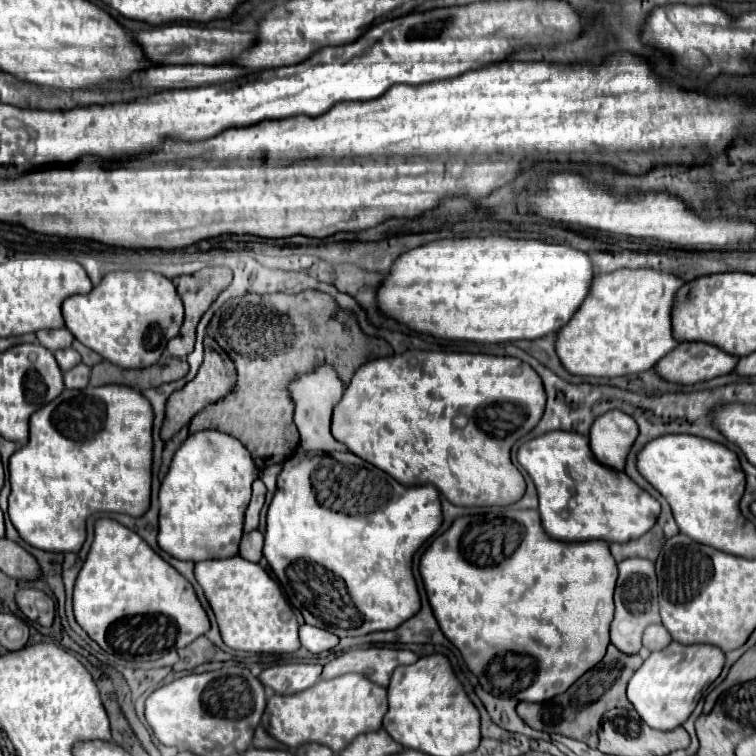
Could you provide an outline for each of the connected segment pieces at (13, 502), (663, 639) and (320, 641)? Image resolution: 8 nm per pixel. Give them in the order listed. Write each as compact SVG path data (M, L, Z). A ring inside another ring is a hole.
M102 385L102 387L86 387L86 389L64 389L60 393L60 397L56 397L54 401L50 401L48 405L44 405L42 409L38 409L32 417L30 417L30 441L26 443L26 447L20 447L12 457L10 457L10 465L8 465L8 473L10 473L10 507L8 507L8 515L12 525L16 527L18 535L32 547L42 549L42 551L58 551L58 553L68 553L68 551L80 551L84 539L86 539L86 517L96 513L96 511L114 511L114 513L126 513L132 517L140 517L146 513L148 505L150 505L150 481L152 481L152 421L154 421L154 413L150 409L150 401L146 401L146 397L126 385Z
M648 625L644 635L642 635L642 643L650 651L652 649L664 649L670 641L672 641L672 637L664 625Z
M302 625L300 627L300 643L306 647L310 653L322 653L330 651L332 647L338 645L338 637L326 629L318 629L312 625Z

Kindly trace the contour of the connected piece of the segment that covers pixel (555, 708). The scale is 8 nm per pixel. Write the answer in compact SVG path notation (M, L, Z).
M608 645L608 653L604 655L604 659L594 669L584 673L566 693L562 693L546 703L522 701L522 703L518 703L516 711L518 711L520 719L526 725L530 725L532 729L546 731L546 733L560 733L560 735L584 741L590 747L596 747L602 715L612 707L622 707L622 709L632 707L632 703L626 697L626 685L640 665L642 665L642 659L638 655L620 653L618 649L614 649L614 645Z

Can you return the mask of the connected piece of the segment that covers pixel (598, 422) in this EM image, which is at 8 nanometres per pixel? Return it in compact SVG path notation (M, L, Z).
M608 411L594 419L588 437L594 457L602 465L622 471L626 455L638 437L638 425L622 411Z

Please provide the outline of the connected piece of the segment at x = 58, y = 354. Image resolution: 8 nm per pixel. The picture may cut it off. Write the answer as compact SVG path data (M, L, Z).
M72 347L54 351L54 357L56 357L56 361L58 361L58 365L60 365L62 371L68 371L68 369L72 369L74 365L80 363L80 355L78 355L78 351L72 349Z

